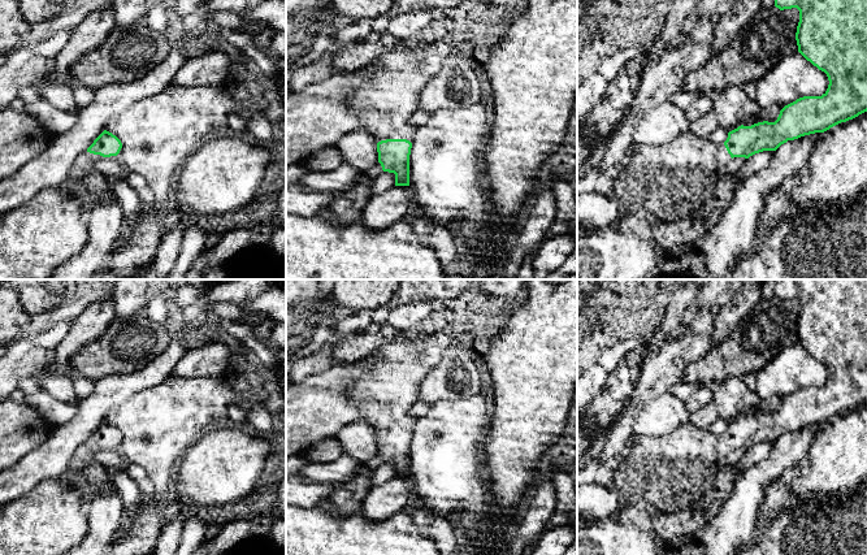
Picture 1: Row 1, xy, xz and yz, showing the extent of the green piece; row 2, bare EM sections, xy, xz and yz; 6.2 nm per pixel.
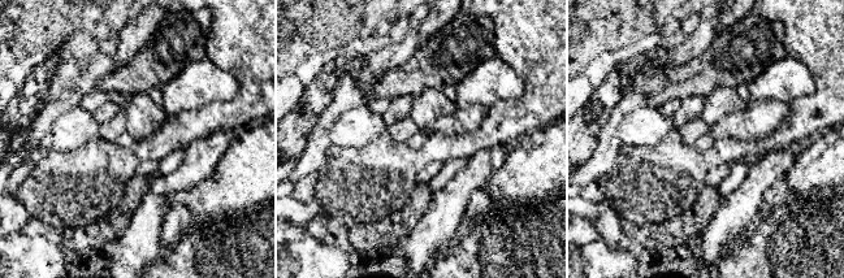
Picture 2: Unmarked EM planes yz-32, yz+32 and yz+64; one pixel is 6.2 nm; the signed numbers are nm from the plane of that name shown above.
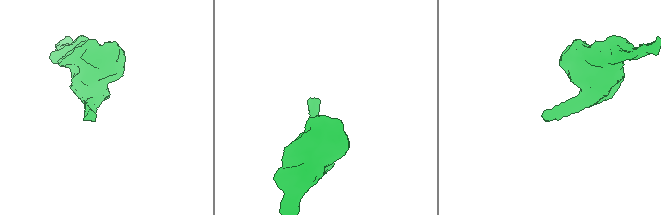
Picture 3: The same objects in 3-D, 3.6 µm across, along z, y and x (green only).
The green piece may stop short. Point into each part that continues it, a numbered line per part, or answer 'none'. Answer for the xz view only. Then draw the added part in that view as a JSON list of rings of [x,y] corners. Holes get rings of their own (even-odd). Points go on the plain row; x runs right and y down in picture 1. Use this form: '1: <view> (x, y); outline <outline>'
1: xz (385, 395); outline [[[421,329],[402,333],[400,339],[386,339],[374,351],[374,367],[350,390],[348,398],[360,409],[376,435],[386,430],[407,430],[413,434],[416,417],[408,411],[419,400],[421,385],[428,373],[438,367],[455,338],[443,331],[429,334]]]

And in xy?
1: xy (85, 455); outline [[[122,441],[117,447],[103,448],[100,446],[94,446],[84,442],[81,447],[78,447],[73,459],[69,463],[68,469],[62,473],[62,476],[58,480],[68,484],[78,482],[81,473],[84,471],[86,467],[88,467],[91,463],[95,461],[95,455],[97,452],[103,450],[118,452],[121,445],[122,445]]]

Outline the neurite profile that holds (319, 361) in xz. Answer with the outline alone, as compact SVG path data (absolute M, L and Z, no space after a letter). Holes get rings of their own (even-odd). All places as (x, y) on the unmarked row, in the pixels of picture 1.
M331 339L318 351L298 359L287 373L289 380L291 382L299 382L311 374L322 373L329 369L331 365L334 365L334 346L335 341Z

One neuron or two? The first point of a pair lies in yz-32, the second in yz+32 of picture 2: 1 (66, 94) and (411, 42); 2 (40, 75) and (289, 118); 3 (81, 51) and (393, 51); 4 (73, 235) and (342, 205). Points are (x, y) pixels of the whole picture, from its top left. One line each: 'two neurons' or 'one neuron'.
1: one neuron
2: one neuron
3: two neurons
4: two neurons

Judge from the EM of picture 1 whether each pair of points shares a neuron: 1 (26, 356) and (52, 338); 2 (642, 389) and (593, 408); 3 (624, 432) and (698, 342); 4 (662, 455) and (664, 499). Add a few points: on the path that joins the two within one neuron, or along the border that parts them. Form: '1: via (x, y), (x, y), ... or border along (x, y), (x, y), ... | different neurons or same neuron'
1: via (33, 350), (46, 341) | same neuron
2: border along (642, 364), (636, 386), (619, 412) | different neurons
3: via (638, 407), (641, 394), (673, 356) | same neuron
4: via (662, 465), (664, 489) | same neuron

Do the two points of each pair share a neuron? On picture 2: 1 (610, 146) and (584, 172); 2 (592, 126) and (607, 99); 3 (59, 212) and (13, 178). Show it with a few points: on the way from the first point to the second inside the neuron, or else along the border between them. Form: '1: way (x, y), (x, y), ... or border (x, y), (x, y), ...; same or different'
1: way (605, 152), (591, 166); same
2: way (596, 120), (596, 113), (601, 105); same
3: border (34, 163), (17, 195); different

